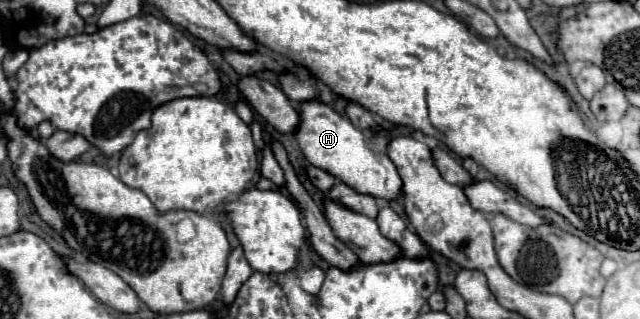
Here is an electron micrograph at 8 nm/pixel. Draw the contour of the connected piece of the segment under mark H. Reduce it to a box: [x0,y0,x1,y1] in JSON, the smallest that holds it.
[294,100,402,200]

